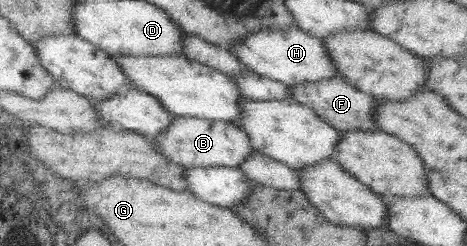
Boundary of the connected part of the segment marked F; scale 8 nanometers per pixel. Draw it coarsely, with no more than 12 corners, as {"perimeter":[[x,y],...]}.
{"perimeter":[[345,77],[291,86],[340,131],[378,130],[380,99]]}

